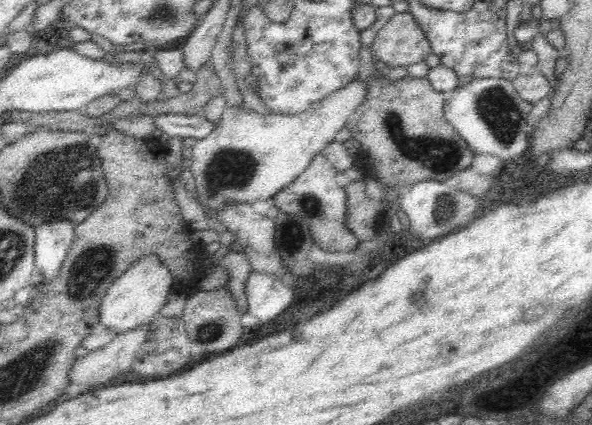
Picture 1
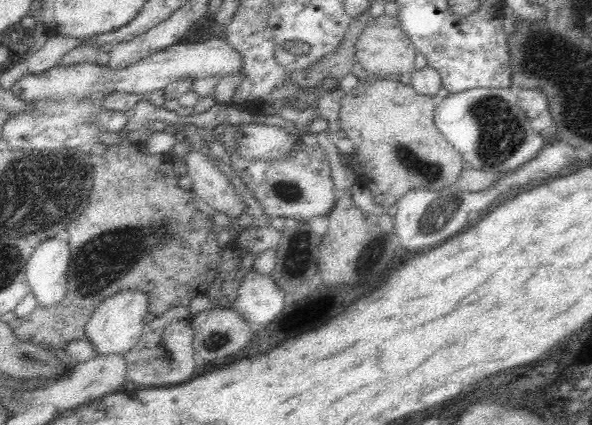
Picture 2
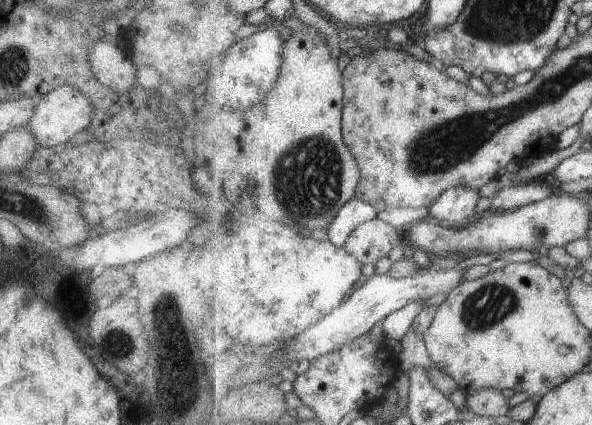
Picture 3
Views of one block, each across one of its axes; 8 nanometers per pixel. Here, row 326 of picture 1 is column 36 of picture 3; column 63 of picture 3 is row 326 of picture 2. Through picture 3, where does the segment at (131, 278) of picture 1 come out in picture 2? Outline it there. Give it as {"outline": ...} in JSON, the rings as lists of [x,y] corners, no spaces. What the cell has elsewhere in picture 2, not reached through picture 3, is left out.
{"outline":[[[124,290],[110,298],[106,298],[90,317],[84,329],[85,339],[90,342],[95,356],[108,356],[108,354],[125,355],[138,344],[144,324],[142,318],[147,312],[147,298],[143,292]]]}

